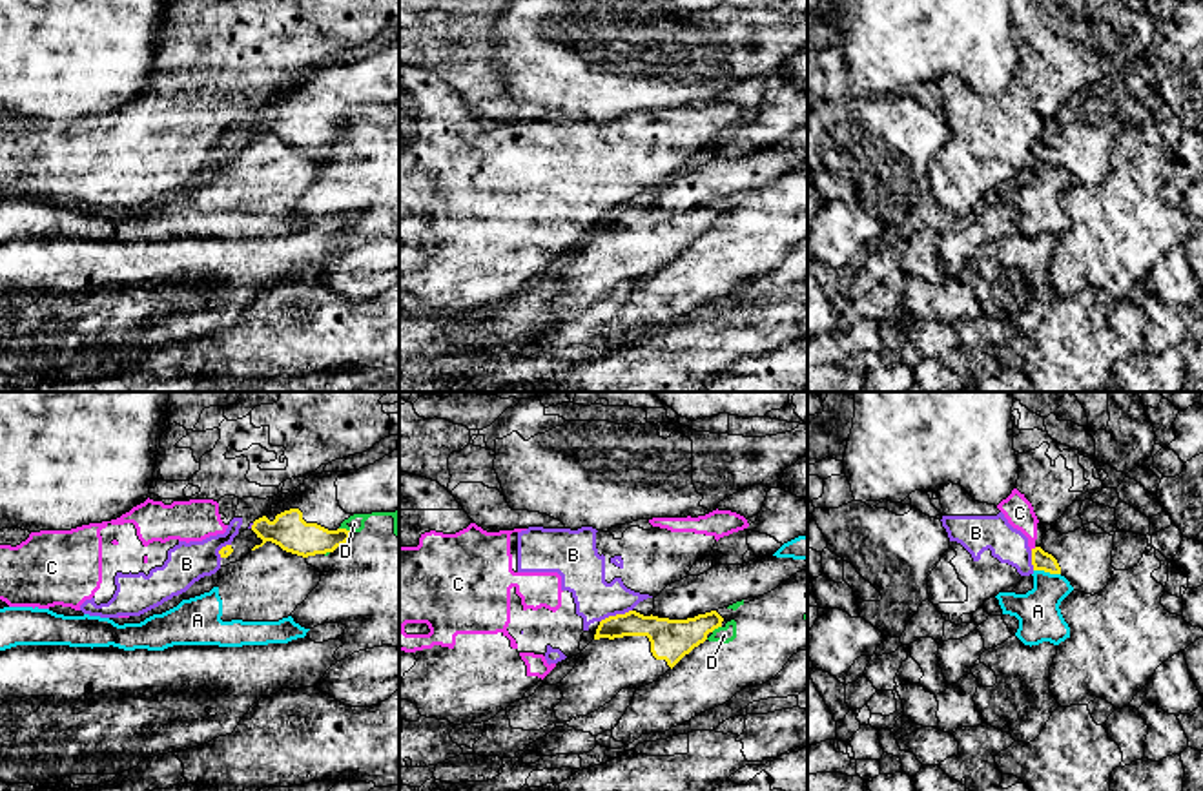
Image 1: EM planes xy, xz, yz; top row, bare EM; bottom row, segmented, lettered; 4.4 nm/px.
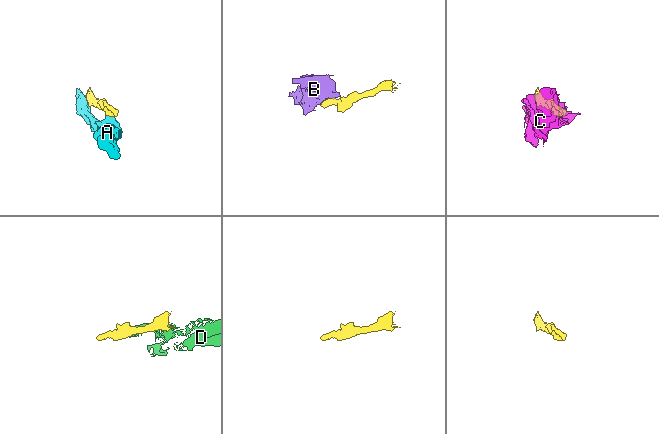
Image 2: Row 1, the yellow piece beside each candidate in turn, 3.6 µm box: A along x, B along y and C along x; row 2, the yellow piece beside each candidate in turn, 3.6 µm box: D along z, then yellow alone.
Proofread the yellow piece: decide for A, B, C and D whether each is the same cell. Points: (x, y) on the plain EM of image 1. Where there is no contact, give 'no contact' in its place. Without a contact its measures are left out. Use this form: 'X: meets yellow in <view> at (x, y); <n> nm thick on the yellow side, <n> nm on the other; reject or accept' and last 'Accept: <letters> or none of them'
A: meets yellow in yz at (1047, 163); 90 nm thick on the yellow side, 190 nm on the other; reject
B: meets yellow in xz at (616, 206); 160 nm thick on the yellow side, 200 nm on the other; reject
C: meets yellow in yz at (1032, 141); 90 nm thick on the yellow side, 130 nm on the other; reject
D: meets yellow in xy at (345, 121); 160 nm thick on the yellow side, 80 nm on the other; reject
Accept: none of them

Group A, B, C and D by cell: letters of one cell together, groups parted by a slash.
A / B C / D

